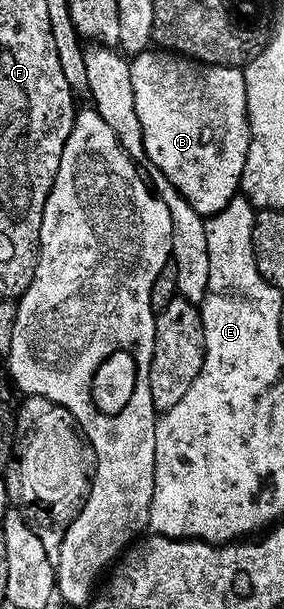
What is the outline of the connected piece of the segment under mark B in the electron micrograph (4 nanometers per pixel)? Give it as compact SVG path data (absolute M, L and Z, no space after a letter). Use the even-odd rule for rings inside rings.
M149 48L131 59L134 80L134 104L138 104L138 120L142 120L142 136L146 140L148 162L162 168L166 180L178 188L180 195L205 220L222 212L241 193L240 181L246 172L250 152L250 124L244 70L235 66L207 66L193 62L183 54Z

